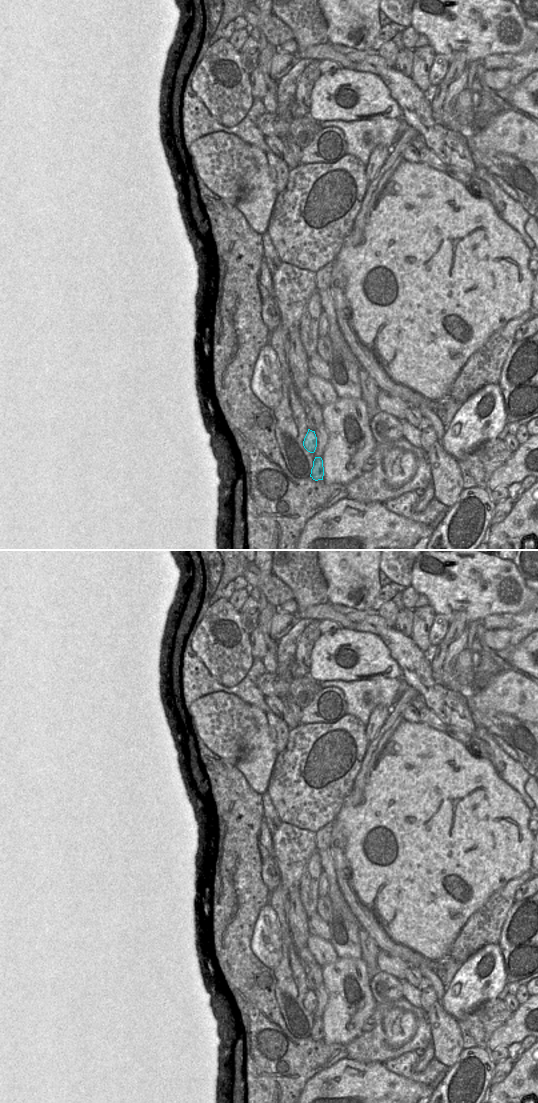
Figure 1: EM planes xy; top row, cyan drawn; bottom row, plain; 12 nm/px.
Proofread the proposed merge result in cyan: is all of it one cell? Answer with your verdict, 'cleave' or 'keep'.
cleave

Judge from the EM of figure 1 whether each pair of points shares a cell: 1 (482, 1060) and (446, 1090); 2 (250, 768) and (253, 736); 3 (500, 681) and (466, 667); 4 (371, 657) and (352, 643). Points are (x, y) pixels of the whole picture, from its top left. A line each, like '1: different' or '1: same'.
1: same
2: same
3: different
4: same

